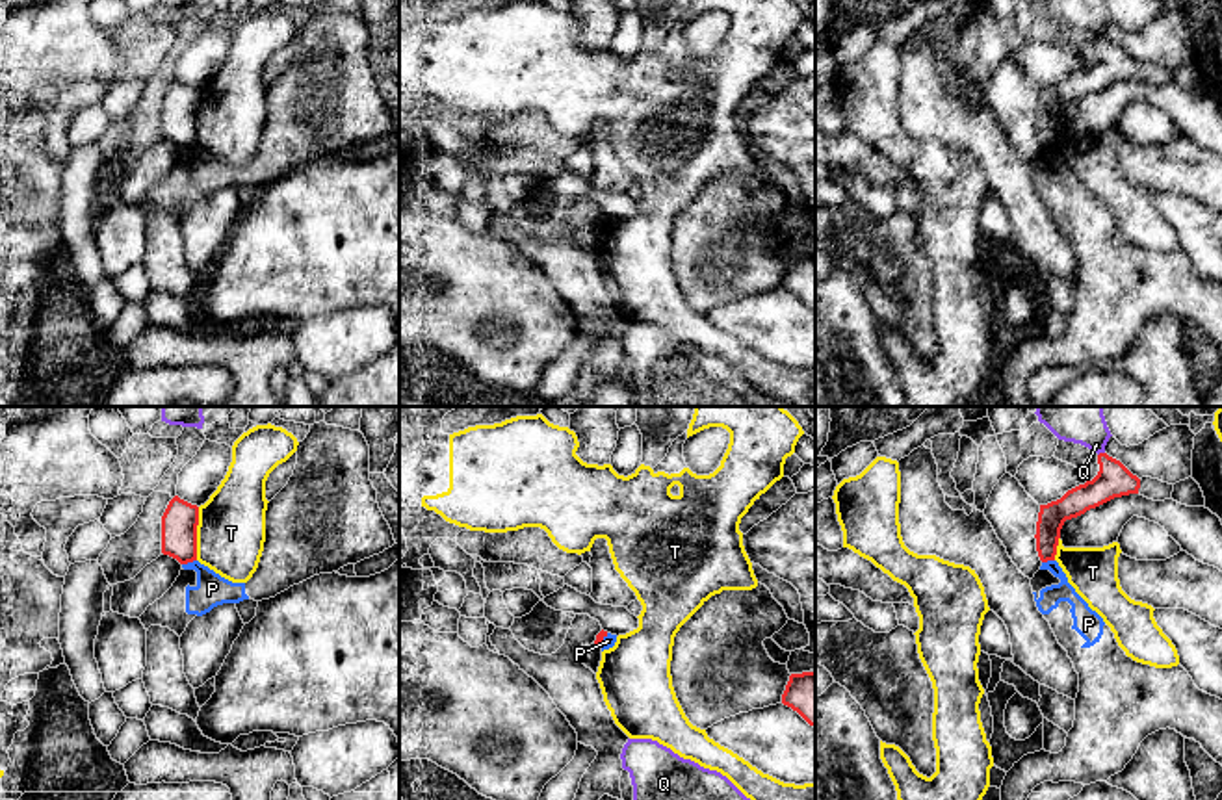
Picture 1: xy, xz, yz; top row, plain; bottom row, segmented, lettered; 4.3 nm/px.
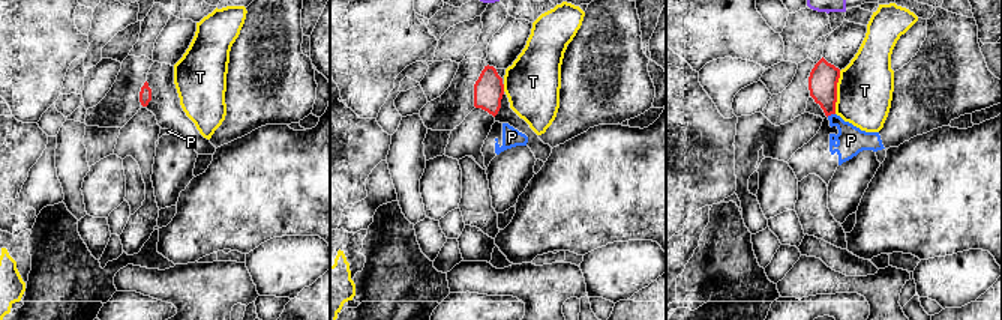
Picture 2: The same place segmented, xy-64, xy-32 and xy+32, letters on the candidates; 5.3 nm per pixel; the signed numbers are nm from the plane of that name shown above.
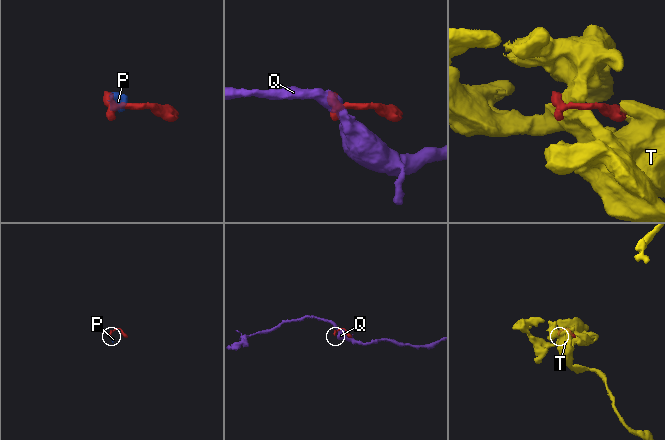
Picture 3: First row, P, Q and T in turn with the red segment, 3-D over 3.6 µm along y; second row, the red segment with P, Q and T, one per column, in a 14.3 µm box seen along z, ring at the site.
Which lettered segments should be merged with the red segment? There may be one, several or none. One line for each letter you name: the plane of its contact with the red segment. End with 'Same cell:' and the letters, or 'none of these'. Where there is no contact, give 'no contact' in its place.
Same cell: none of these

